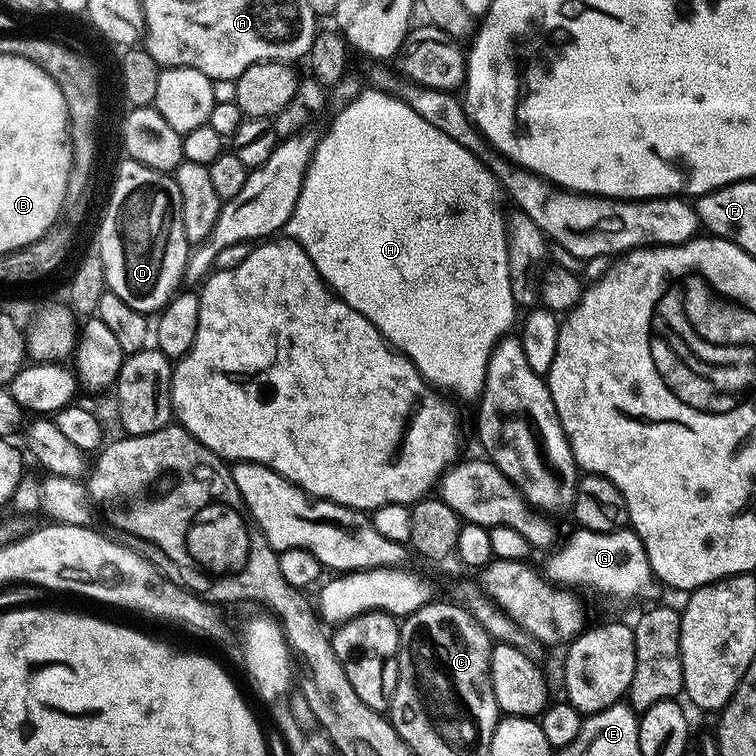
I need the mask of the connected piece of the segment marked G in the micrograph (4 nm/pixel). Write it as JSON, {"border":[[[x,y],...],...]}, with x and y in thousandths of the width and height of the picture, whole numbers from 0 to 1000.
{"border":[[[767,698],[743,720],[724,731],[725,742],[717,750],[718,761],[742,779],[774,778],[804,794],[852,794],[870,778],[854,728],[841,704],[782,704]]]}

